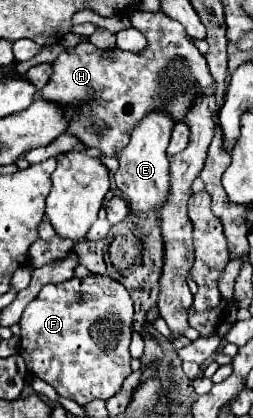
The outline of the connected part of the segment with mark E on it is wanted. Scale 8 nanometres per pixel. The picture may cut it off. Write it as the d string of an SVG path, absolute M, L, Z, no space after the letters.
M147 112L133 128L129 144L117 152L119 170L115 184L127 198L131 210L159 210L169 194L169 158L165 154L175 122L165 112Z

